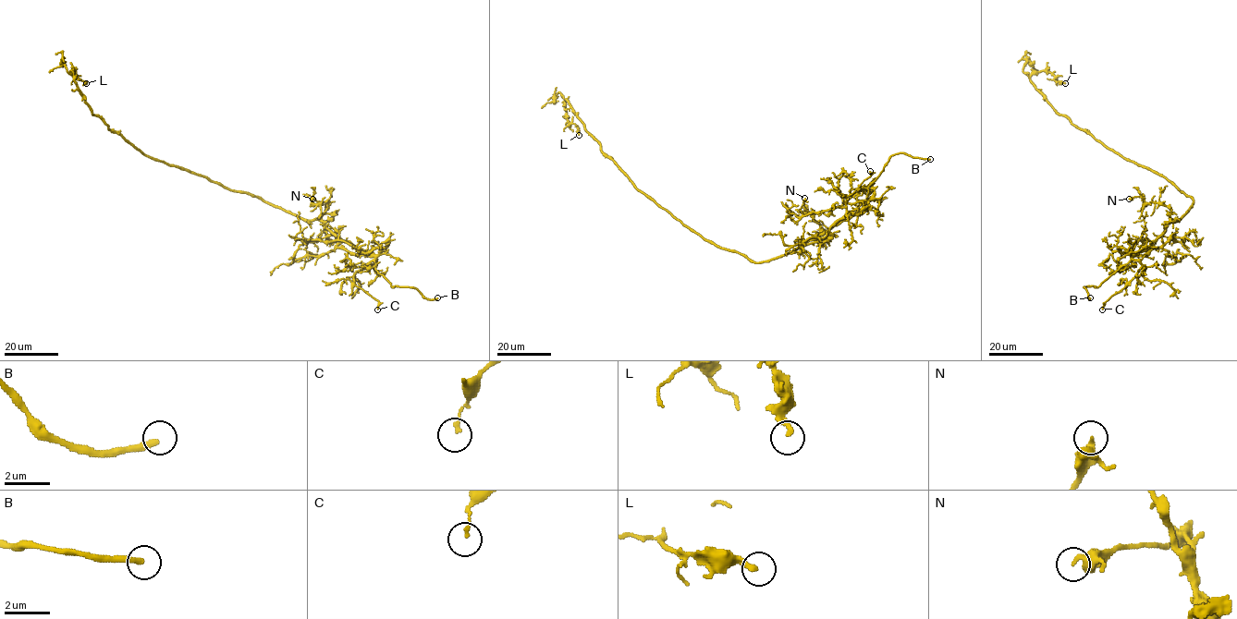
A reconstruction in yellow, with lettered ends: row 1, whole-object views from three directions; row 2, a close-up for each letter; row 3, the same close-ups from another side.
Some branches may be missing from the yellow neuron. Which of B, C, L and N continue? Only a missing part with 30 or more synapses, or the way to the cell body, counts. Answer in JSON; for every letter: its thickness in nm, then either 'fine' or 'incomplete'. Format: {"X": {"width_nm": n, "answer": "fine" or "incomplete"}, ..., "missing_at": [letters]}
{"B": {"width_nm": 280, "answer": "incomplete"}, "C": {"width_nm": 140, "answer": "fine"}, "L": {"width_nm": 200, "answer": "fine"}, "N": {"width_nm": 300, "answer": "fine"}, "missing_at": ["B"]}

